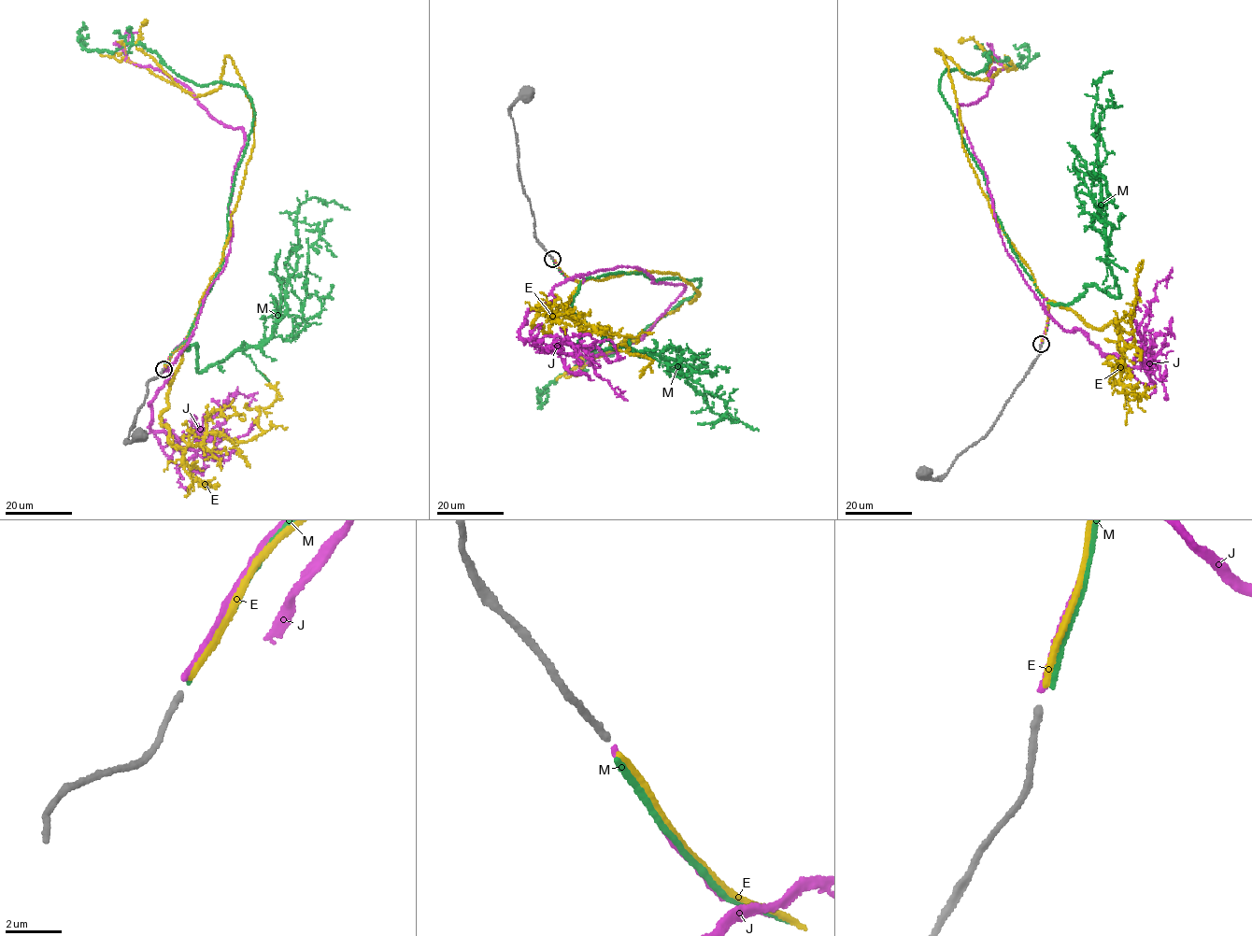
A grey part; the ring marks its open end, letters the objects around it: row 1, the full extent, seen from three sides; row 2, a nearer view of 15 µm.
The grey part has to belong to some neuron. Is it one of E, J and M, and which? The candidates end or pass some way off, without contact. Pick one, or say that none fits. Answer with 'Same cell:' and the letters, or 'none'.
Same cell: E

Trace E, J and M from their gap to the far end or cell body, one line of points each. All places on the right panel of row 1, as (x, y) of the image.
E: (1042, 342), (1048, 302), (994, 217), (935, 49), (965, 77), (988, 81), (1015, 65), (1003, 55)
J: (1041, 343), (1047, 299), (1043, 307), (1006, 252), (958, 113), (1003, 69), (987, 43)
M: (1043, 343), (1047, 301), (939, 85), (946, 70), (986, 69), (985, 53), (1022, 66), (1029, 50), (1015, 45)

